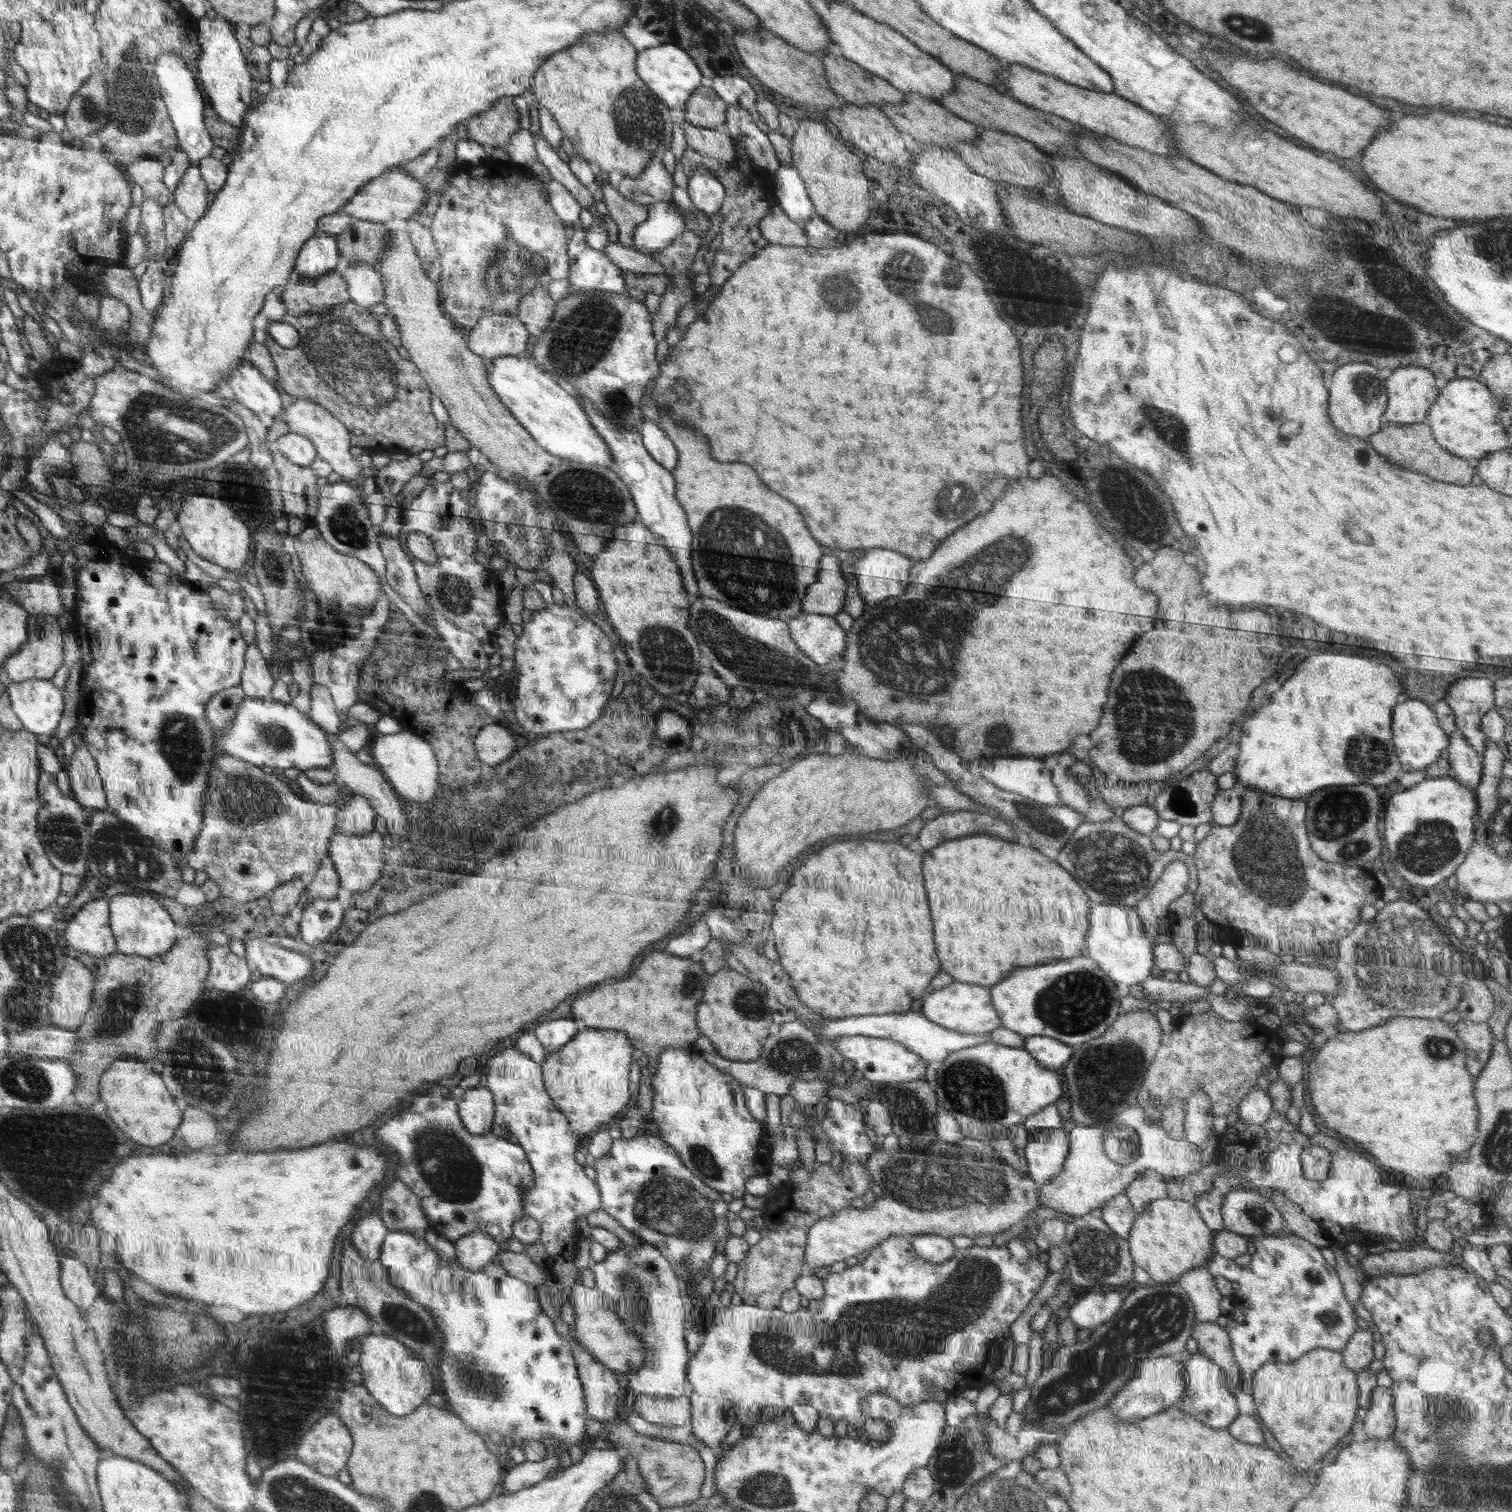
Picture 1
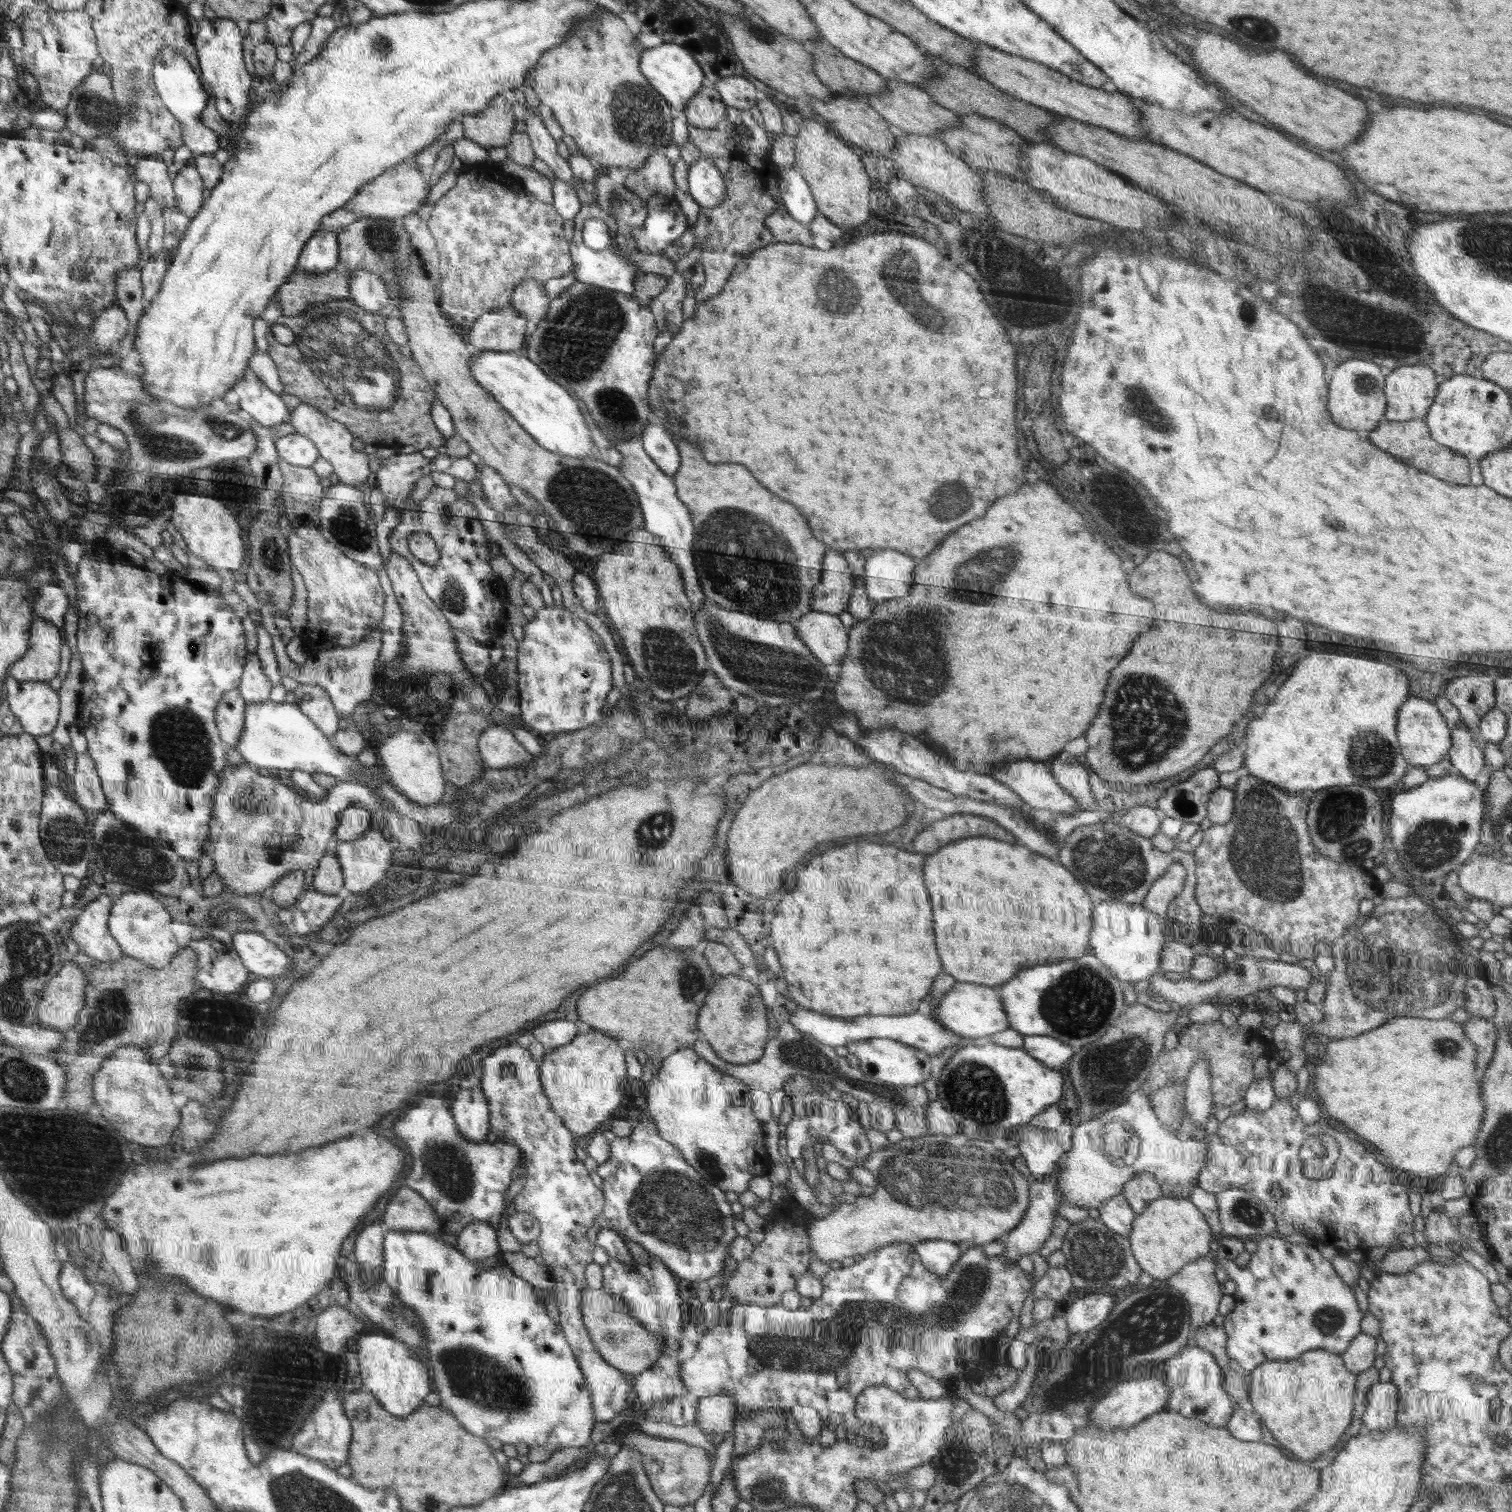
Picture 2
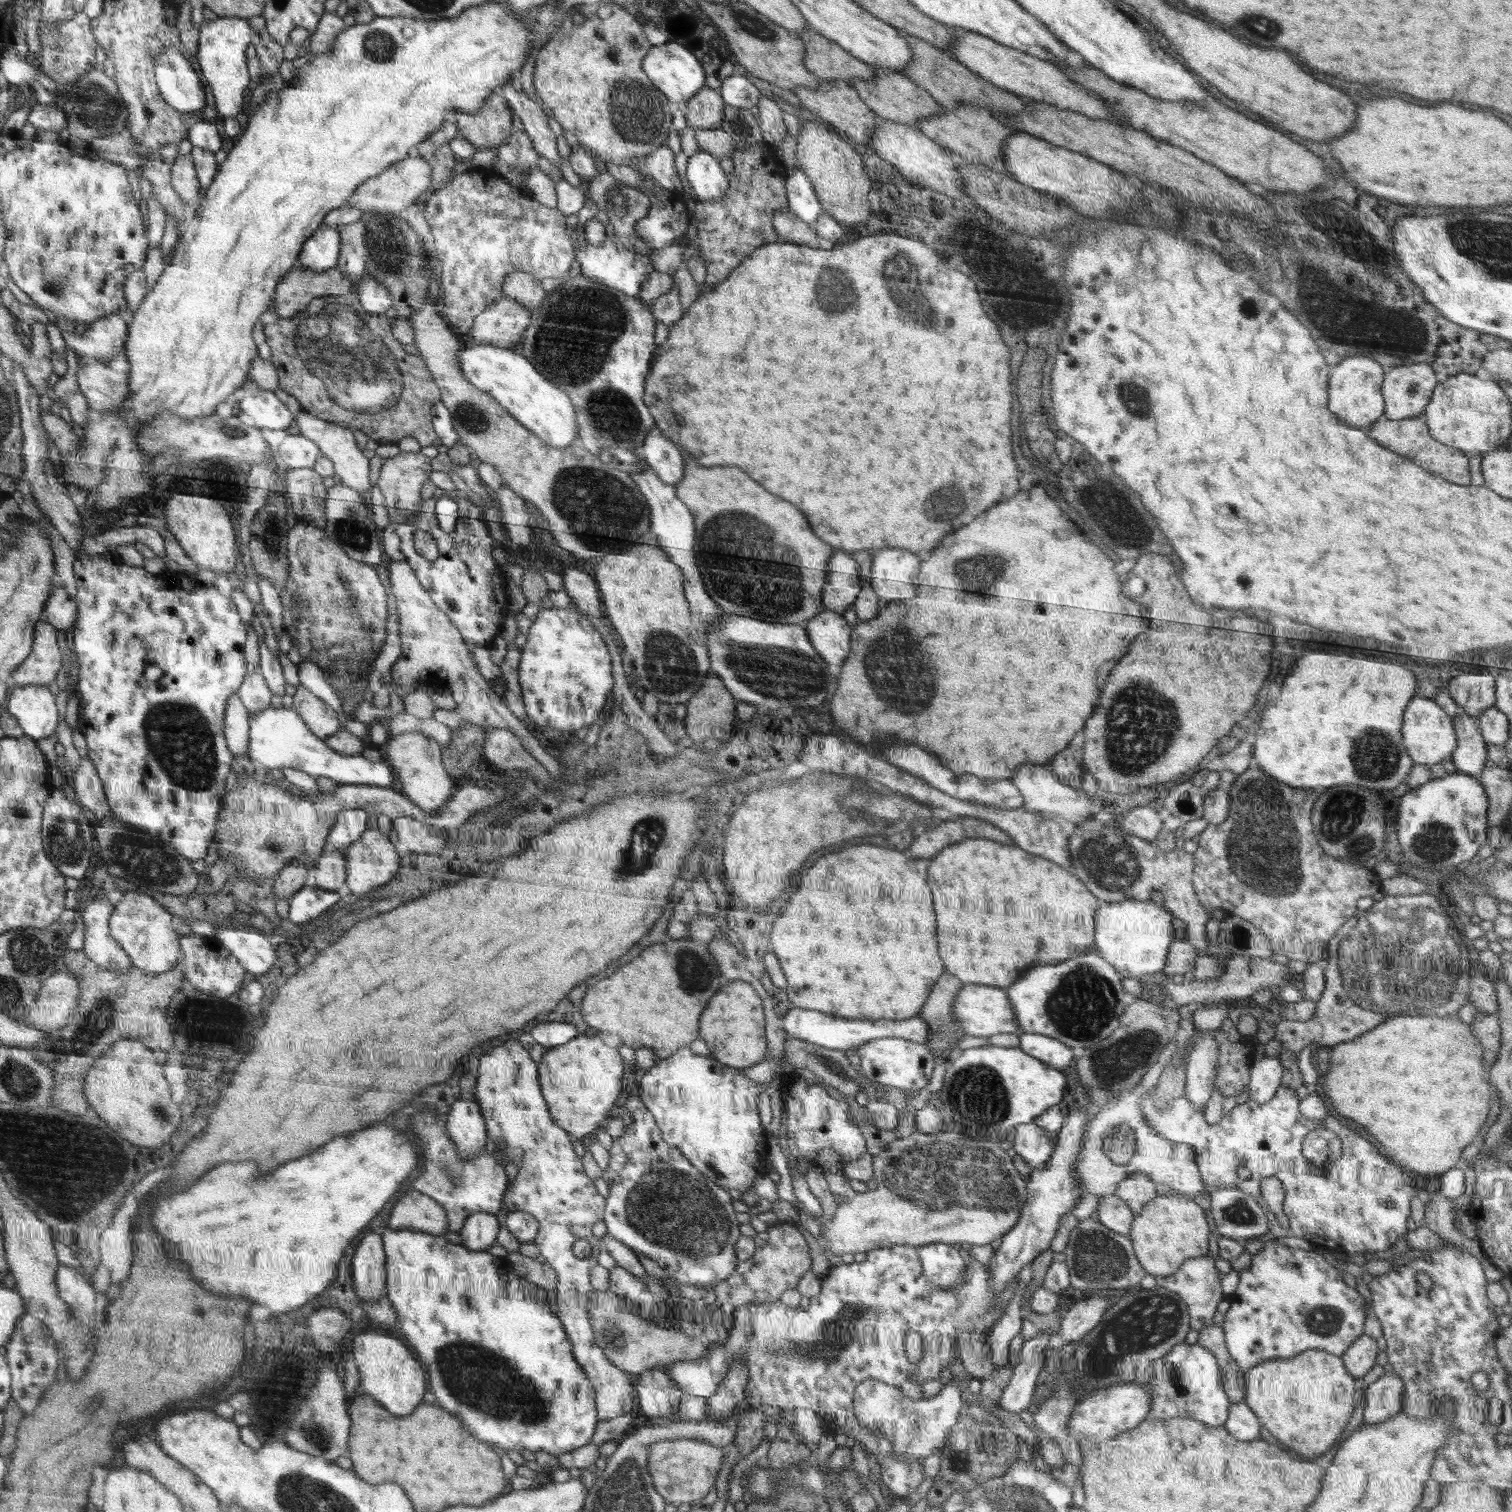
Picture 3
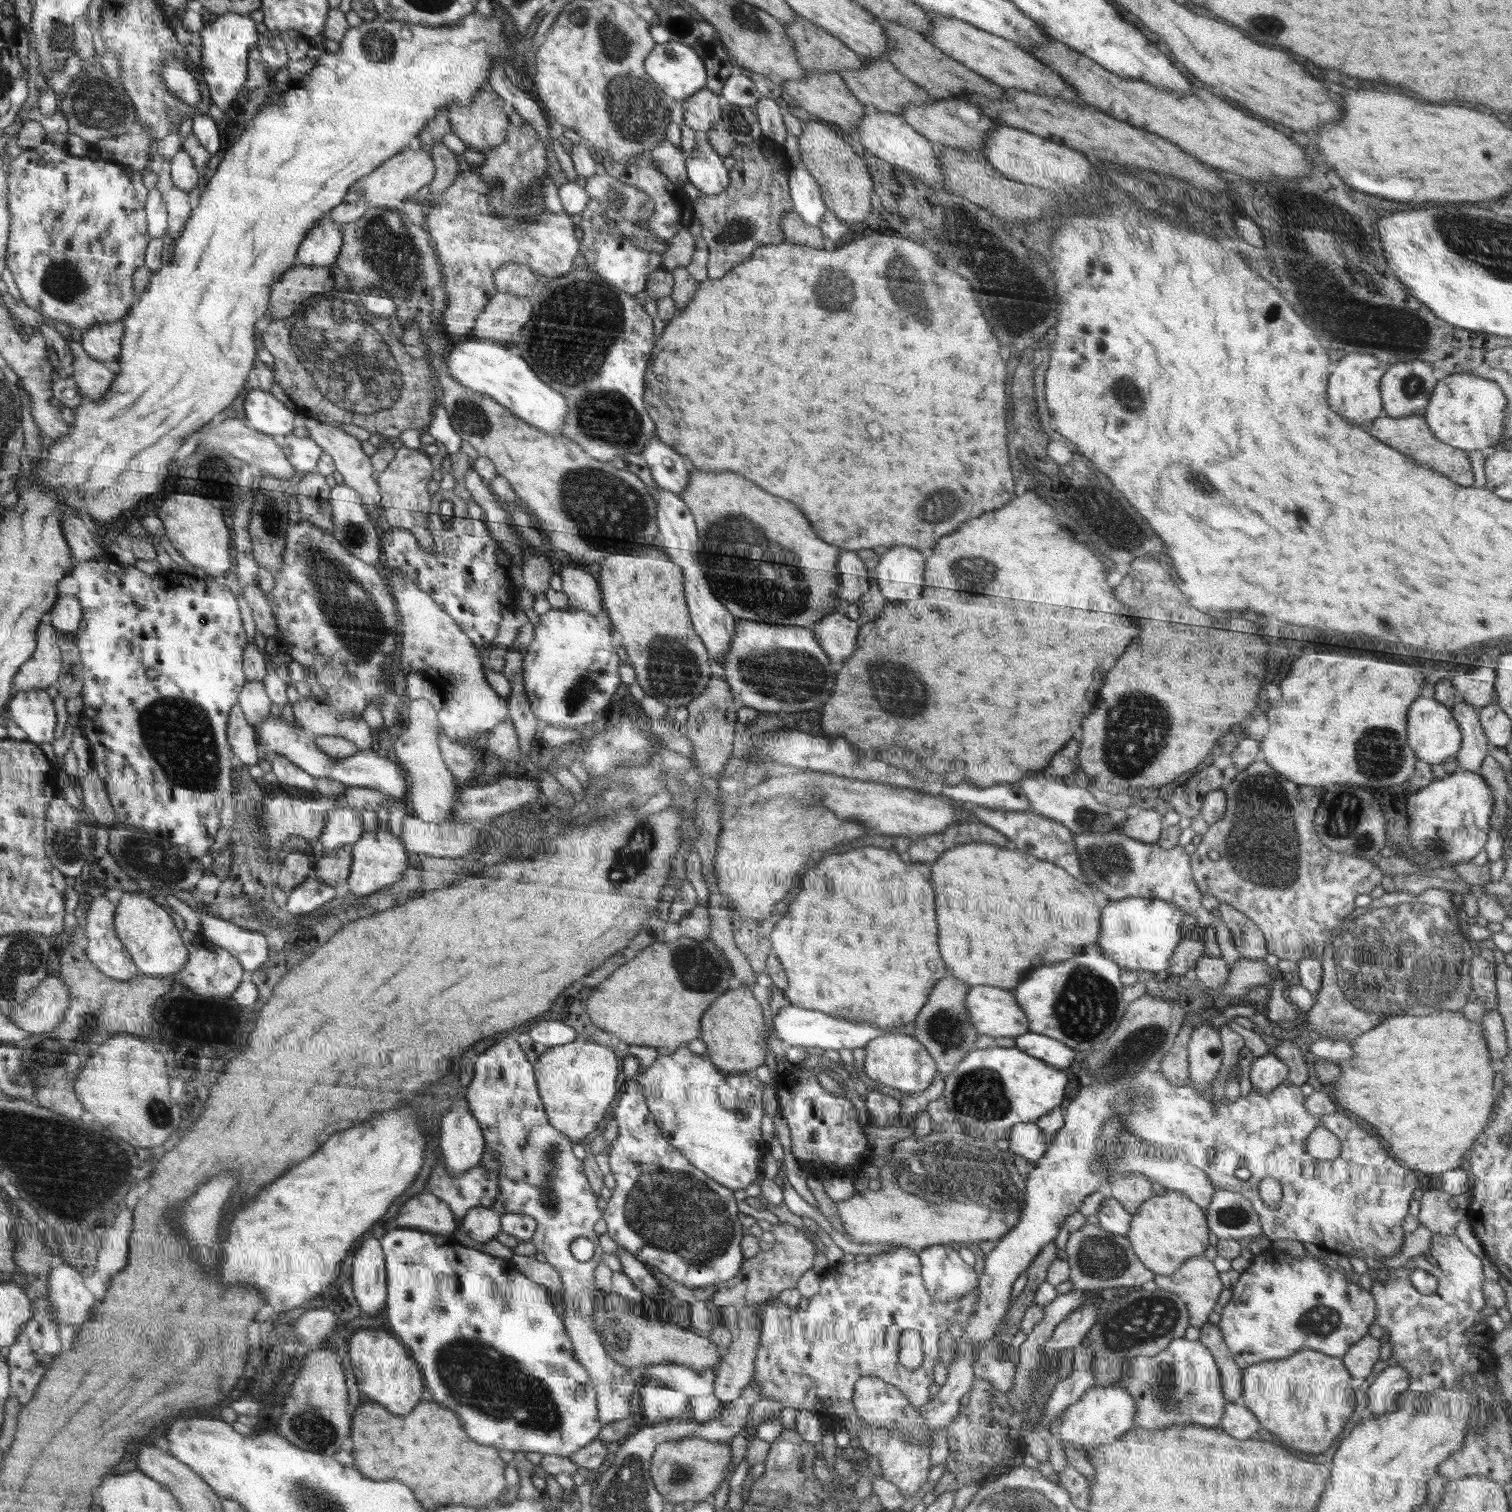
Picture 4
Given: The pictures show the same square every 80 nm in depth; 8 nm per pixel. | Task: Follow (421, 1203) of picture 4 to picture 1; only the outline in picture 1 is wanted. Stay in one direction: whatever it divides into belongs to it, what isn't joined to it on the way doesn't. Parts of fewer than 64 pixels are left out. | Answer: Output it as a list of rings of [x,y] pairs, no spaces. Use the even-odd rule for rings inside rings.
[[[392,1180],[382,1190],[378,1214],[388,1231],[424,1232],[429,1228],[418,1197],[400,1180]]]

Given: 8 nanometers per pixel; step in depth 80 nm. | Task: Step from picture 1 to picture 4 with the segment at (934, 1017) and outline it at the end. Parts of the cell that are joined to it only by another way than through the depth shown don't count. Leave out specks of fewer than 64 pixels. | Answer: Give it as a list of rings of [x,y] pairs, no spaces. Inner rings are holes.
[[[970,986],[965,1008],[978,1034],[1012,1038],[1028,1032],[1028,1019],[1018,1006],[1013,990],[997,986]]]

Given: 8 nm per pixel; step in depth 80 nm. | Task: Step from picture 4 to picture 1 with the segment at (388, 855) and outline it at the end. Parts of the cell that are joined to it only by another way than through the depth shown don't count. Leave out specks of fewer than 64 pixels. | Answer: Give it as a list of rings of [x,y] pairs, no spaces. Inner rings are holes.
[[[374,830],[363,835],[345,835],[336,831],[331,838],[329,857],[339,881],[348,890],[368,890],[380,878],[384,866],[382,836]]]

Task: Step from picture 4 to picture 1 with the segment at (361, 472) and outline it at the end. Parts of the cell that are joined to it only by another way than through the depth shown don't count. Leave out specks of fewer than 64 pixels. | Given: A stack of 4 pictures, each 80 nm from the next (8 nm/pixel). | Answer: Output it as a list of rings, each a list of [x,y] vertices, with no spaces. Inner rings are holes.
[[[297,398],[291,404],[286,403],[278,417],[286,422],[290,433],[296,433],[309,438],[317,450],[317,456],[325,460],[332,467],[332,470],[337,472],[347,482],[358,483],[363,479],[360,471],[363,468],[374,466],[372,455],[364,452],[362,456],[354,458],[350,454],[350,431],[327,407],[320,406],[320,403],[315,403],[310,399]]]

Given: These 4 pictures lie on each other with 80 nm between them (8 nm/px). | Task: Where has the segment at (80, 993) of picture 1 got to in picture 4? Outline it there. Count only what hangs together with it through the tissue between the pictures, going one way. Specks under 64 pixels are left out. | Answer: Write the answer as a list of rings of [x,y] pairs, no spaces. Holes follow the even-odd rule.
[[[58,975],[39,982],[31,996],[8,1014],[20,1028],[31,1034],[51,1033],[63,1022],[69,1009],[69,988]]]

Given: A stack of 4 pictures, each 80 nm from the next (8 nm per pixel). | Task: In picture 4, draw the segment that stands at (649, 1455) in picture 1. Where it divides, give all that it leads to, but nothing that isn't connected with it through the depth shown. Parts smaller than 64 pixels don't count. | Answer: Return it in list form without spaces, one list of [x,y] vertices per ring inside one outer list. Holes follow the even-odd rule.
[[[700,1437],[662,1442],[656,1446],[651,1458],[651,1474],[656,1490],[670,1504],[682,1504],[686,1500],[696,1503],[713,1500],[714,1494],[720,1494],[720,1486],[724,1486],[724,1478],[728,1478],[728,1470],[732,1470],[732,1450],[729,1442],[708,1440]]]

